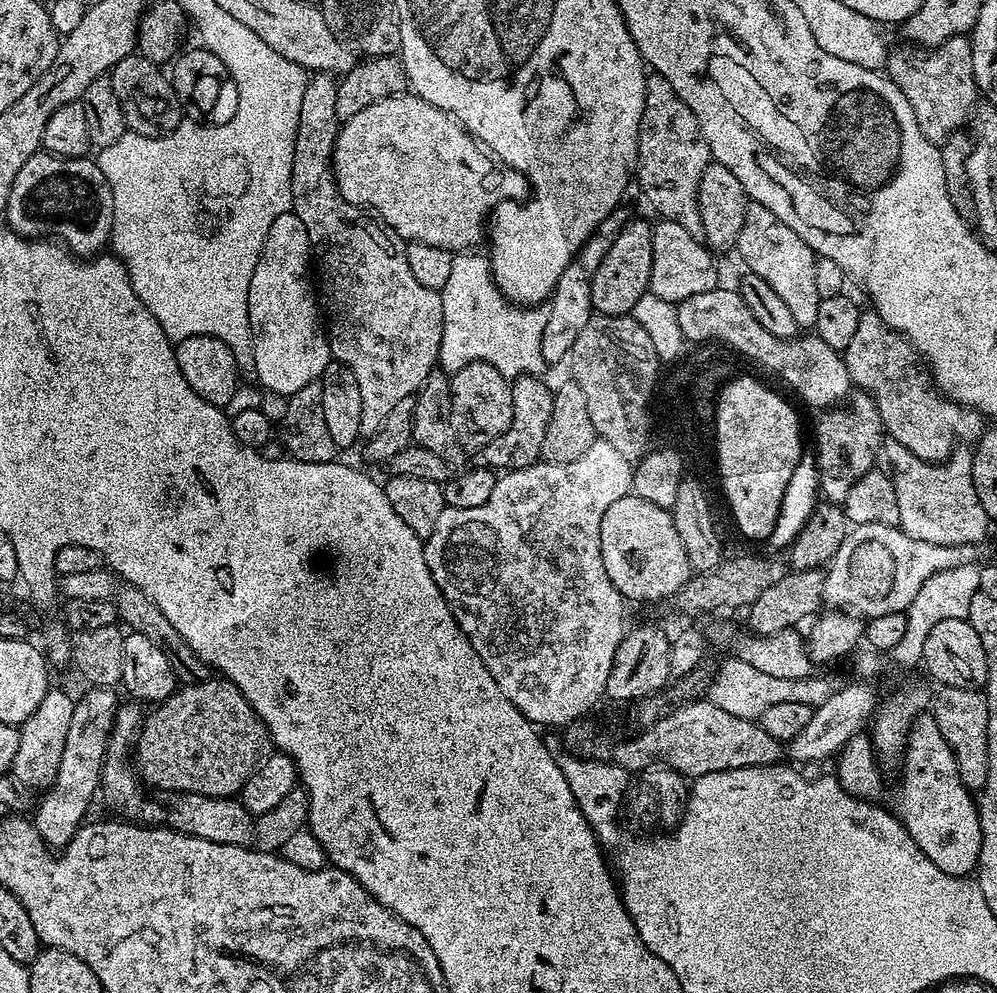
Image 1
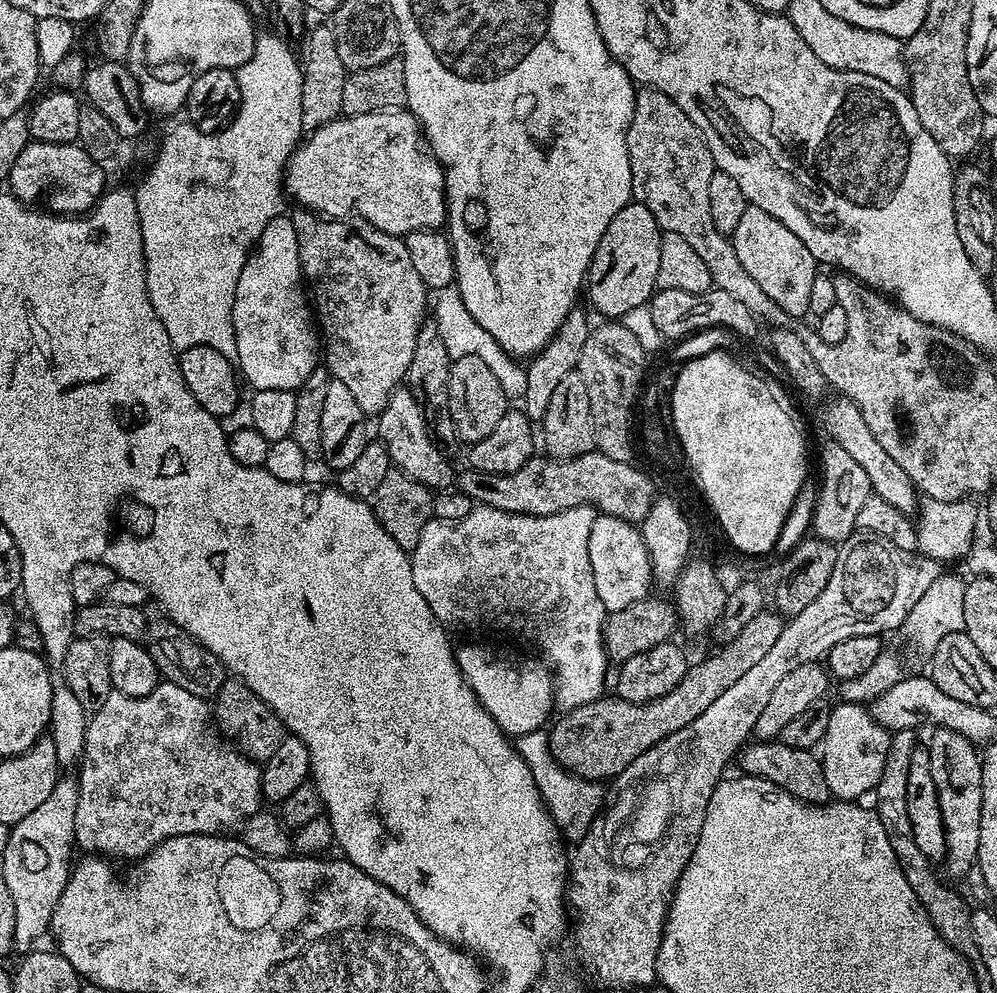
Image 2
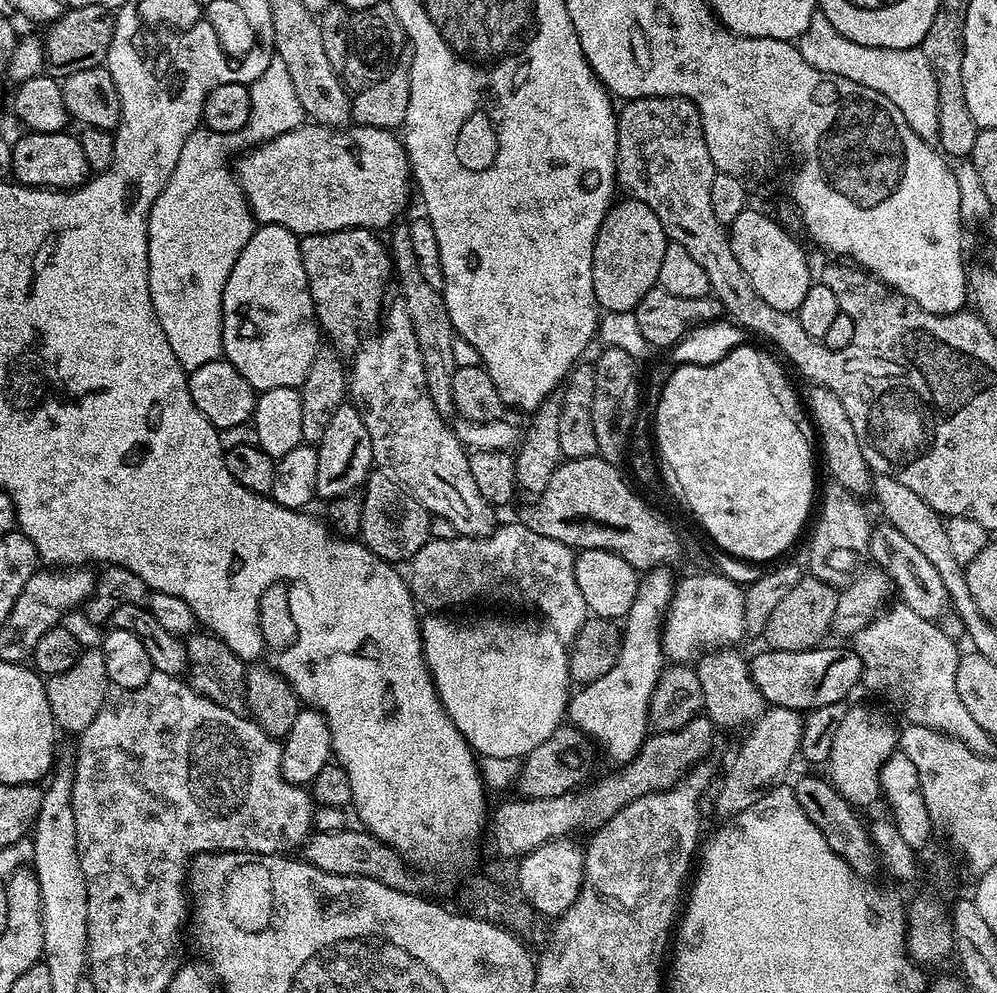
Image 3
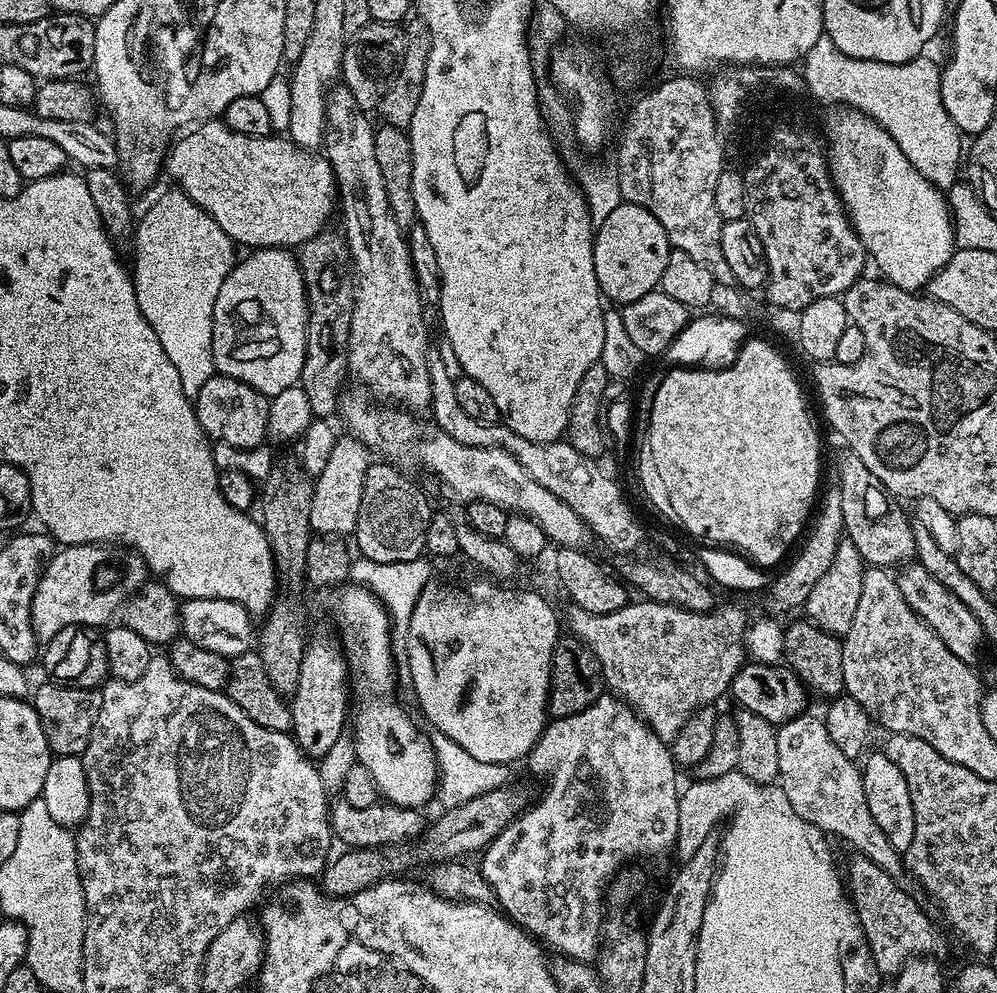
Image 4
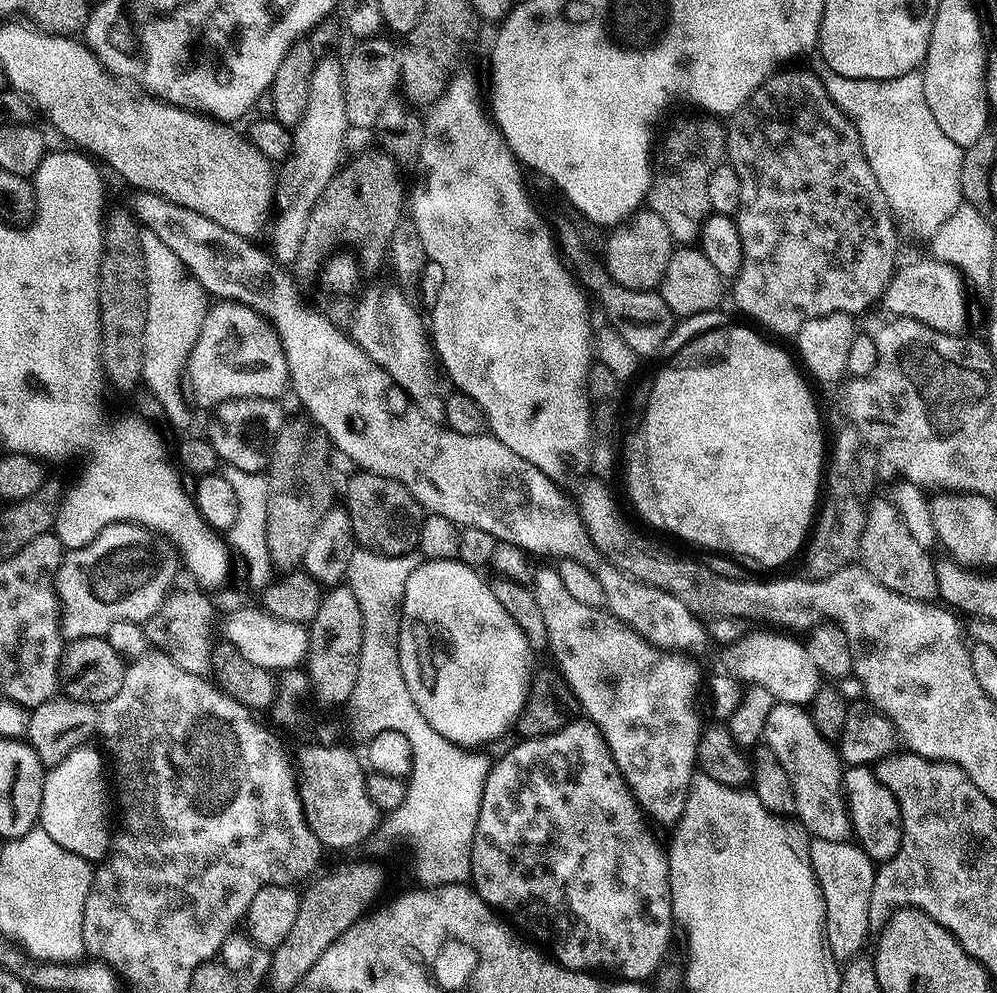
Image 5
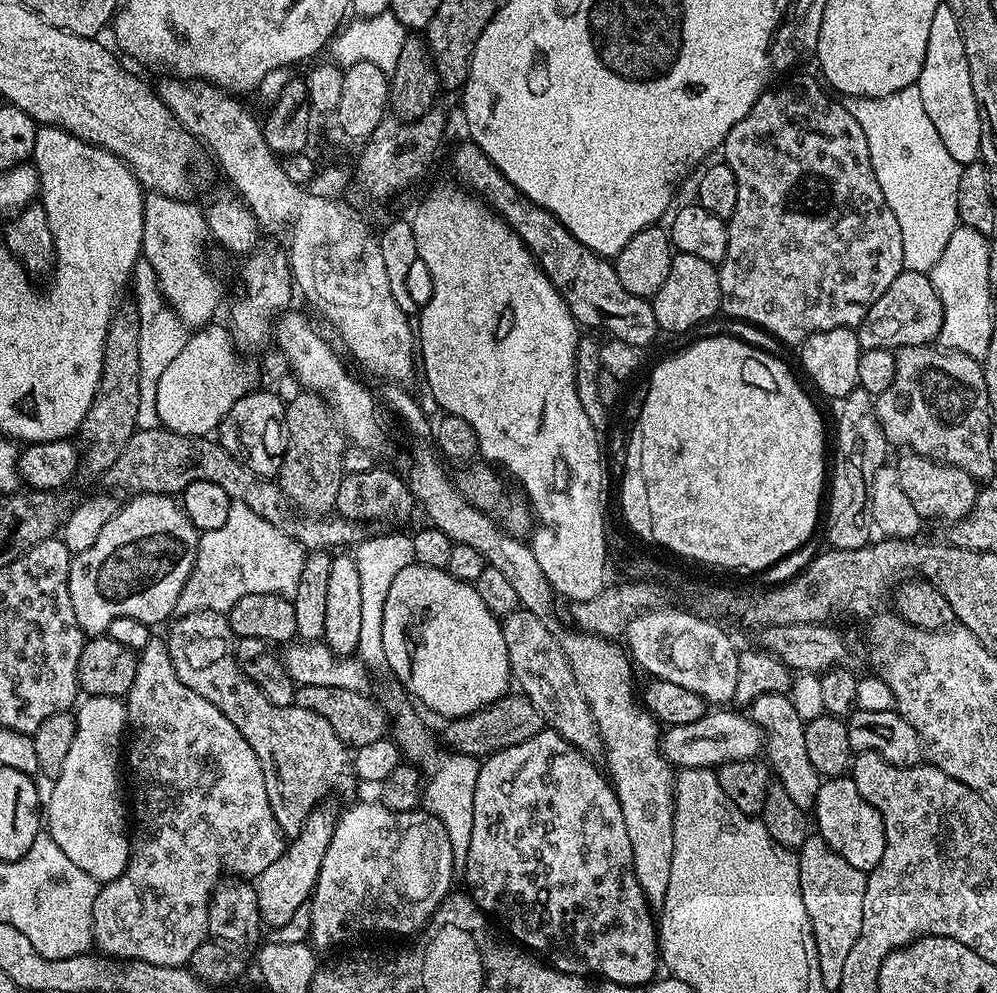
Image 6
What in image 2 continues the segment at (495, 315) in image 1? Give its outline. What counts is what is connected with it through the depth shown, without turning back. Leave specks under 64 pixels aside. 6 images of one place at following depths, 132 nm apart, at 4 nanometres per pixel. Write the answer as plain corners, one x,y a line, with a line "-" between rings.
455,286
439,289
434,296
434,308
435,304
434,319
438,326
438,334
442,334
442,342
446,342
446,350
452,355
453,360
467,356
482,358
482,362
486,362
486,366
490,366
494,378
498,378
498,382
502,382
502,390
509,398
523,397
526,390
527,367
509,356
508,351
489,332
482,326
478,326
478,322
474,322
474,318
470,316
470,310
466,310
466,306
462,302
460,291

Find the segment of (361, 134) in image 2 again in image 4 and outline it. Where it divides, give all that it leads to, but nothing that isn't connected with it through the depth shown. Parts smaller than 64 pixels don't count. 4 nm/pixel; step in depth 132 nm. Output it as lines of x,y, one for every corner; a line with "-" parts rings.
219,119
201,123
184,134
166,153
166,172
180,183
177,184
179,191
186,193
194,203
200,205
200,209
210,214
210,218
214,218
214,222
218,222
218,226
222,226
222,230
226,230
226,234
237,245
245,244
245,249
248,250
296,250
329,227
328,219
332,212
334,216
338,208
338,193
332,167
323,155
302,148
280,134
247,136
235,132

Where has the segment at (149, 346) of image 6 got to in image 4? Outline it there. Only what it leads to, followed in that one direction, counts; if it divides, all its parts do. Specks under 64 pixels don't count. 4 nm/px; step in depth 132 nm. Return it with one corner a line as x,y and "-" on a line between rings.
173,190
173,192
164,192
148,209
144,212
144,217
137,219
134,224
134,241
136,240
136,272
131,273
132,285
136,287
136,297
138,298
138,306
142,310
142,314
146,318
146,322
150,322
150,326
154,330
154,334
158,334
158,342
162,344
162,350
166,352
166,358
170,358
171,365
174,370
178,370
178,379
182,381
182,390
190,398
195,398
198,390
202,390
202,385
210,382
210,378
217,375
214,366
214,350
212,343
214,342
214,301
218,299
218,290
222,290
222,282
226,282
226,274
236,263
238,259
237,245
226,234
226,230
222,230
222,226
218,226
218,222
214,222
214,218
210,218
210,214
206,214
200,205
194,203
186,193

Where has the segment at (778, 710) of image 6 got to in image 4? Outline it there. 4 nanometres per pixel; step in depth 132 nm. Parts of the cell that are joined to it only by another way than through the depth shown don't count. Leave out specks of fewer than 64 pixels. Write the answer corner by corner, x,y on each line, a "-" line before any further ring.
808,715
795,716
776,729
780,771
778,787
786,794
790,806
794,806
794,814
798,814
798,818
806,818
806,822
829,837
841,836
854,848
852,850
855,853
870,858
870,862
878,862
882,870
890,874
890,878
903,881
906,869
902,853
890,846
890,838
882,834
881,827
870,814
870,806
866,806
866,794
857,761
834,746
819,715

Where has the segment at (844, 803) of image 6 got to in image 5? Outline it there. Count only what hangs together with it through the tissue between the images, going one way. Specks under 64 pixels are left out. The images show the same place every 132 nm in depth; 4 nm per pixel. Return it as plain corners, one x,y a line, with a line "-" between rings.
868,766
844,768
844,798
848,802
848,816
852,820
855,843
875,862
883,862
898,854
904,827
902,814
894,794
882,786
875,771

